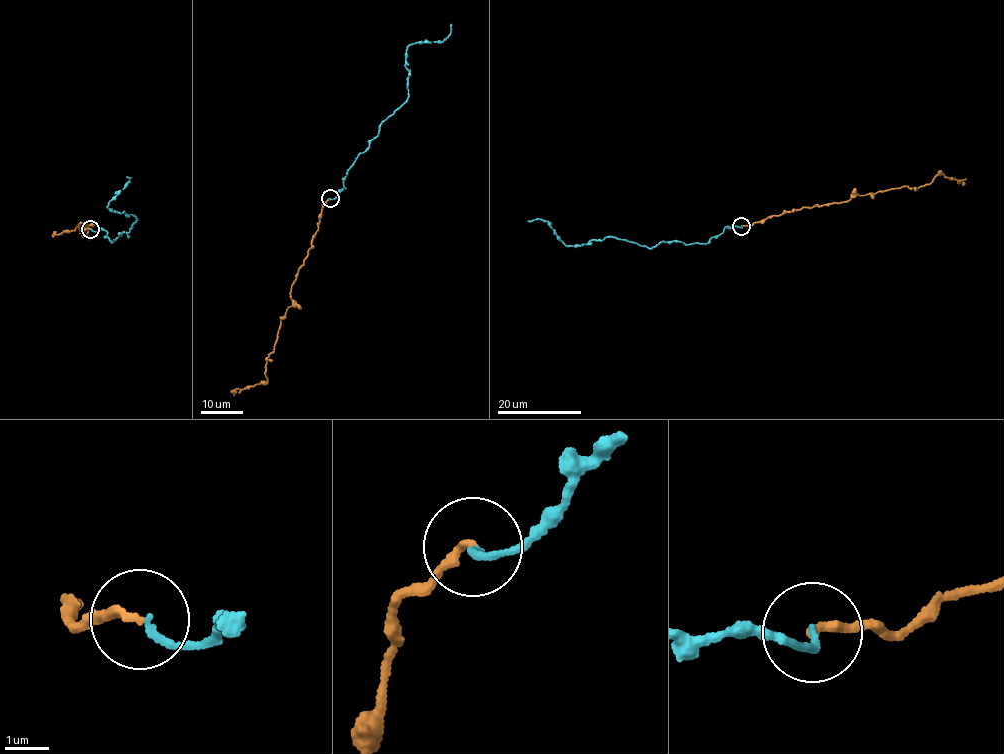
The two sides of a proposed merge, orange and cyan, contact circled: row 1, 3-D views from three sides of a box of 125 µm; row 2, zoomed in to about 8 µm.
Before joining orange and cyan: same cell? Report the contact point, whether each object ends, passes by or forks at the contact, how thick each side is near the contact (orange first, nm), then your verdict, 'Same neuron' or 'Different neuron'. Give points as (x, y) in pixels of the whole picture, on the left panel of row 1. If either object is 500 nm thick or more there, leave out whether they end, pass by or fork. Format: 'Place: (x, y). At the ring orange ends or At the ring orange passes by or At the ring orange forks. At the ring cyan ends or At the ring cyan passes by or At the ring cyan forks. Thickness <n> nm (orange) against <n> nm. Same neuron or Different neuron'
Place: (90, 229). At the ring orange ends. At the ring cyan ends. Thickness 160 nm (orange) against 140 nm. Same neuron

